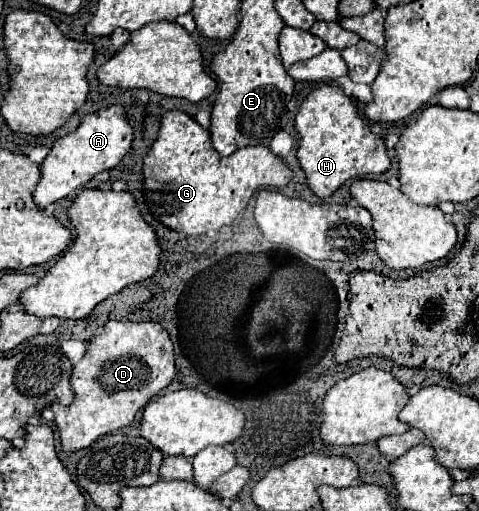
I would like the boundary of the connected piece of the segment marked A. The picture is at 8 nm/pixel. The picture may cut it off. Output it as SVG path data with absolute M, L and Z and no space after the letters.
M105 108L103 112L85 116L79 128L59 138L51 146L47 158L41 162L39 166L41 178L33 192L35 204L39 204L39 208L53 204L55 200L65 198L75 188L87 184L95 174L115 168L121 162L121 158L129 152L131 142L133 142L133 128L127 124L123 108Z

